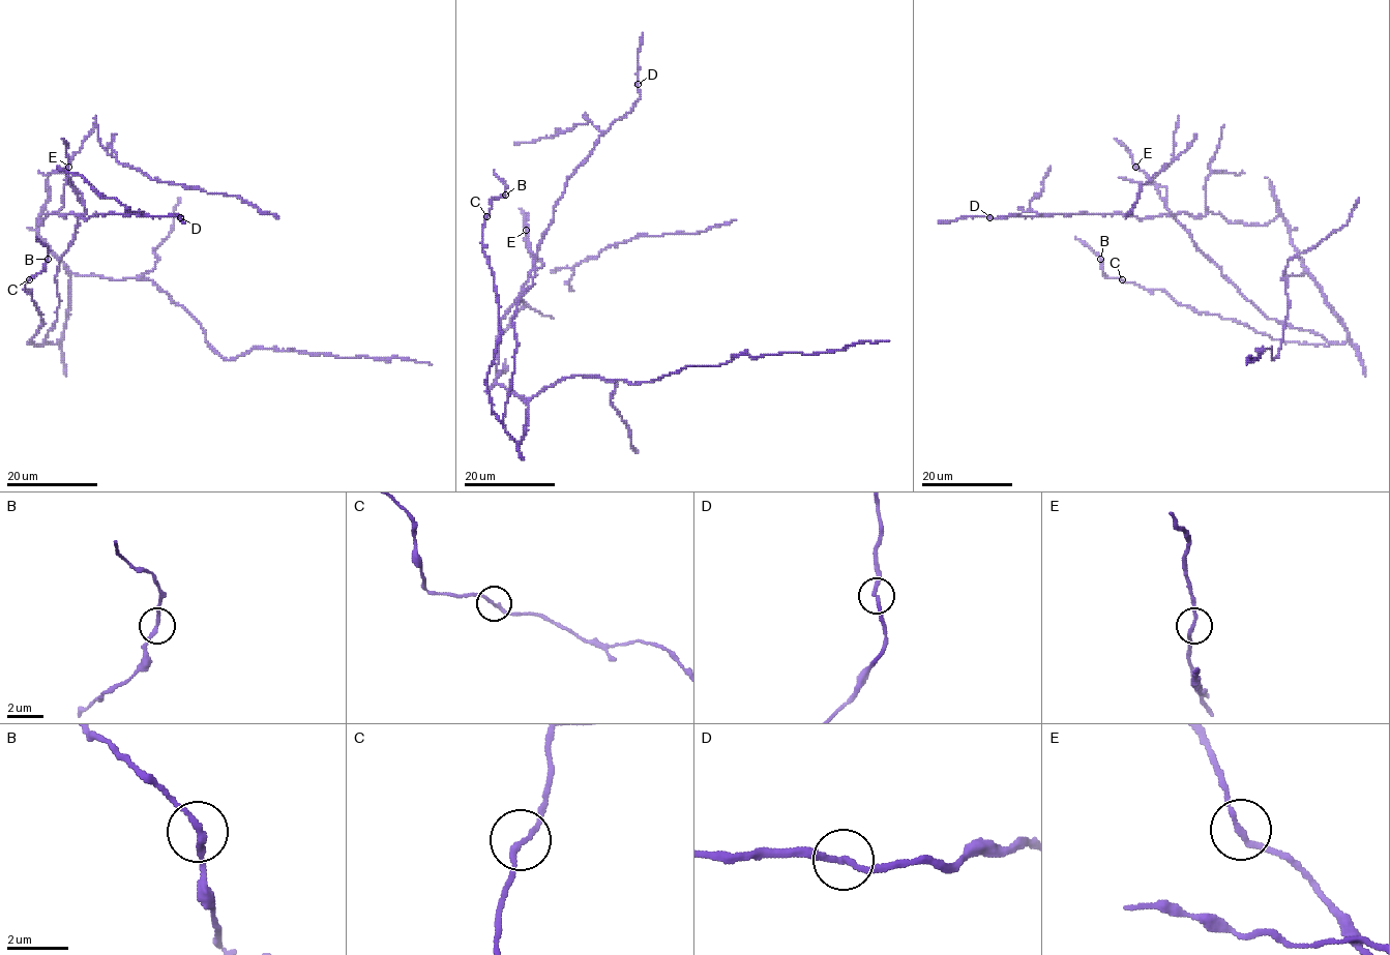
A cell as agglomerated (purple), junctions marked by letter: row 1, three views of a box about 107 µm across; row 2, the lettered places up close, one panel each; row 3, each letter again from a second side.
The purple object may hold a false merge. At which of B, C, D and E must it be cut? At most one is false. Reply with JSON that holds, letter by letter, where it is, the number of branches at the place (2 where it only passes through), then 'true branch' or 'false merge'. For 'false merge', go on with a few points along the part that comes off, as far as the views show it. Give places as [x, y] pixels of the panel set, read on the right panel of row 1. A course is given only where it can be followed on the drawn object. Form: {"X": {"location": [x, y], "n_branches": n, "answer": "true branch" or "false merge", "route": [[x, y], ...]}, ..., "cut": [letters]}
{"B": {"location": [1100, 259], "n_branches": 2, "answer": "true branch"}, "C": {"location": [1122, 279], "n_branches": 2, "answer": "true branch"}, "D": {"location": [989, 217], "n_branches": 2, "answer": "true branch"}, "E": {"location": [1135, 167], "n_branches": 2, "answer": "true branch"}, "cut": []}

